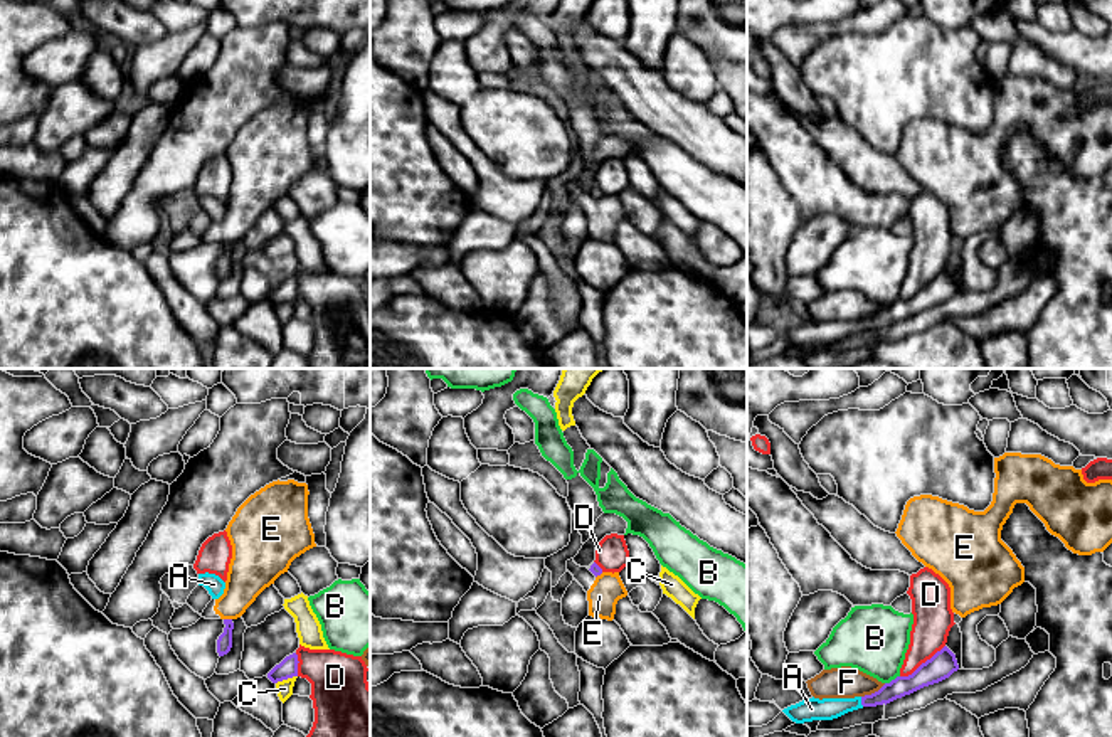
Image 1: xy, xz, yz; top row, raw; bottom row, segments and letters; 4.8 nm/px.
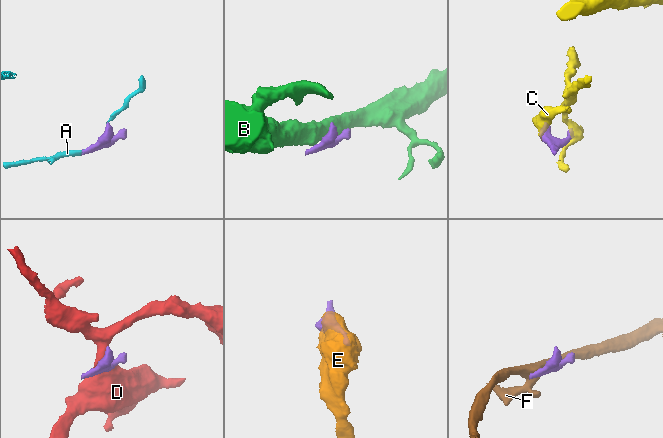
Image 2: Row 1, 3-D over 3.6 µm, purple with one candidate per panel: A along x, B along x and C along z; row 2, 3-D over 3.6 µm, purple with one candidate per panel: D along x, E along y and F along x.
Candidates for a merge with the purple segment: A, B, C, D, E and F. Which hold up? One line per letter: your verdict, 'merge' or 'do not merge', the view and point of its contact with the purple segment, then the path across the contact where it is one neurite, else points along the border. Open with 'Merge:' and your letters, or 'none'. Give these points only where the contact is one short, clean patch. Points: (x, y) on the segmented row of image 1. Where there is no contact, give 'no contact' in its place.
Merge: A
A: merge; contact yz (862, 702)
B: do not merge; contact yz (892, 680); border yz (899, 675), (885, 683)
C: do not merge; contact xy (286, 678); border xy (296, 675), (276, 683)
D: do not merge; contact yz (922, 663)
E: do not merge; contact xy (227, 620); border xy (224, 618), (231, 620)
F: do not merge; contact yz (875, 692); border yz (885, 683), (862, 697)

